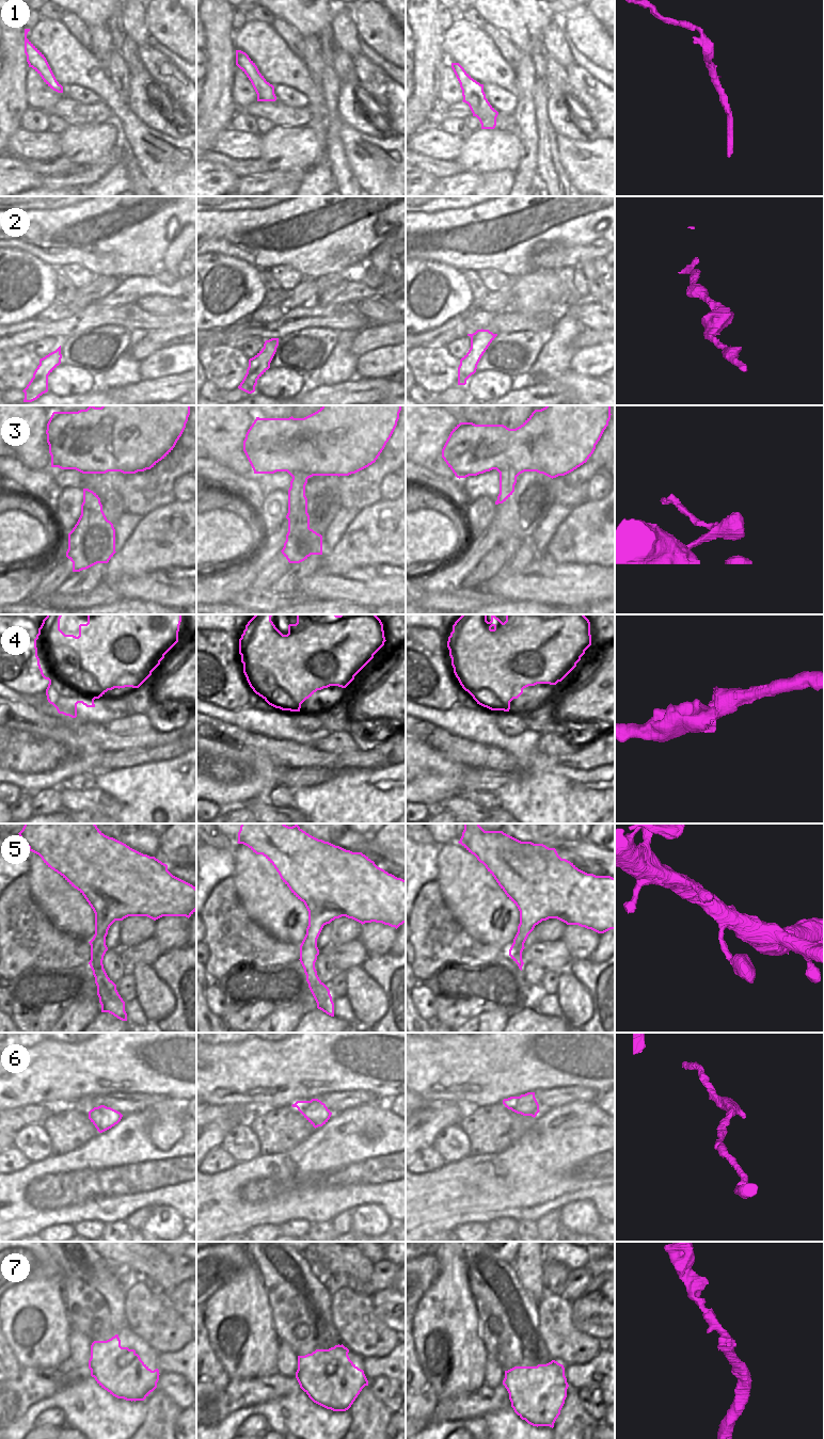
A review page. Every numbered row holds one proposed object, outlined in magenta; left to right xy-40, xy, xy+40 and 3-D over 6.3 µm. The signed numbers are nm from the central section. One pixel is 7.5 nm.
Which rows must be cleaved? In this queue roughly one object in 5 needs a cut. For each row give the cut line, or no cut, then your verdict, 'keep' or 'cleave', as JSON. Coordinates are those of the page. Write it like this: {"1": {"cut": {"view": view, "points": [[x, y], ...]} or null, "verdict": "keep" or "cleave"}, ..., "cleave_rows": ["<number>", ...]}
{"1": {"cut": null, "verdict": "keep"}, "2": {"cut": null, "verdict": "keep"}, "3": {"cut": null, "verdict": "keep"}, "4": {"cut": null, "verdict": "keep"}, "5": {"cut": null, "verdict": "keep"}, "6": {"cut": null, "verdict": "keep"}, "7": {"cut": {"view": "xy-40", "points": [[128, 1348], [116, 1361], [114, 1381], [124, 1386]]}, "verdict": "cleave"}, "cleave_rows": ["7"]}

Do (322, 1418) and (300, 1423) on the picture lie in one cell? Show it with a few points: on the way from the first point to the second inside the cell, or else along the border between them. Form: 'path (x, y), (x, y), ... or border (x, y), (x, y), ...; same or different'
border (287, 1417), (304, 1413), (329, 1427); different

